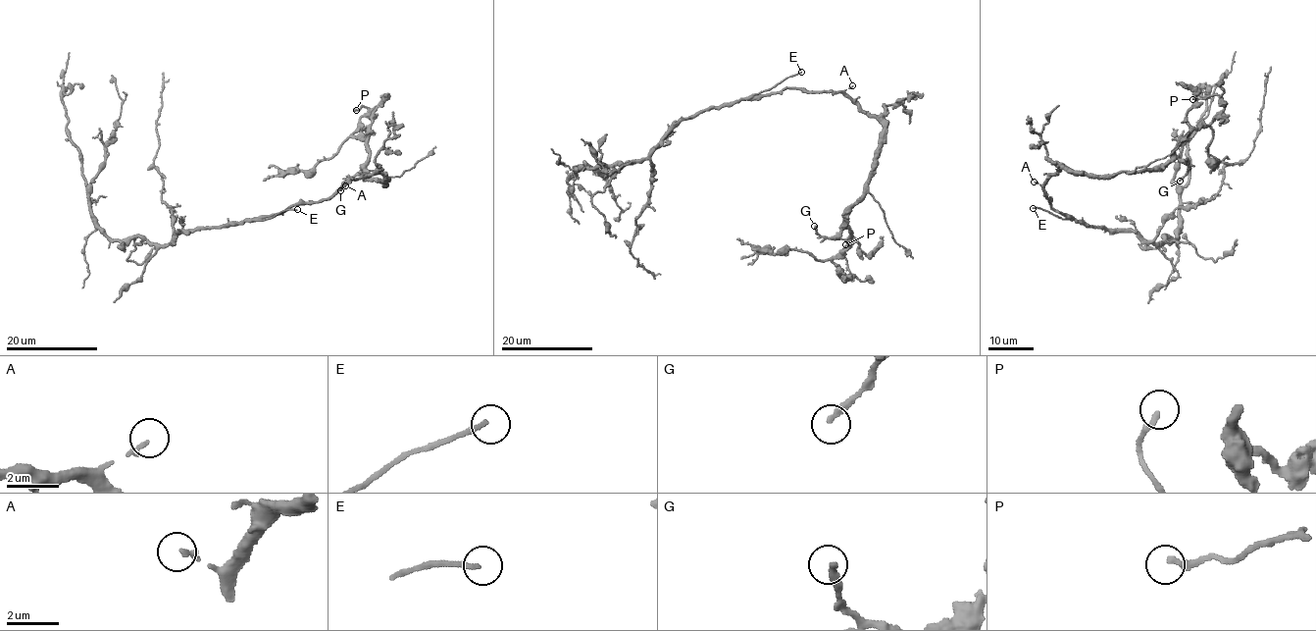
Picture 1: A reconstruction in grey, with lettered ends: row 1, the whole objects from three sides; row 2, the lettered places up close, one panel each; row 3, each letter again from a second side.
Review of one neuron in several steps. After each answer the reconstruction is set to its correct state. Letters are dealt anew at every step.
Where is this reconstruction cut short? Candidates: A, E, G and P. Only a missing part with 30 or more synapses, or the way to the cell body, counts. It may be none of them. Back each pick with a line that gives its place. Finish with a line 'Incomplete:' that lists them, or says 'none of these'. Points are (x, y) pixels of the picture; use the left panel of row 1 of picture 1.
E: place (297, 209)
Incomplete: E

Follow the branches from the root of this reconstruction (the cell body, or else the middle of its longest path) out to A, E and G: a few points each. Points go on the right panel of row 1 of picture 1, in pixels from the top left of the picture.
A: (1067, 216), (1051, 207), (1050, 200), (1043, 196), (1042, 186), (1034, 182)
E: (1067, 216), (1061, 218), (1033, 208)
G: (1067, 216), (1043, 192), (1064, 167), (1114, 176), (1179, 158), (1189, 167), (1180, 181)

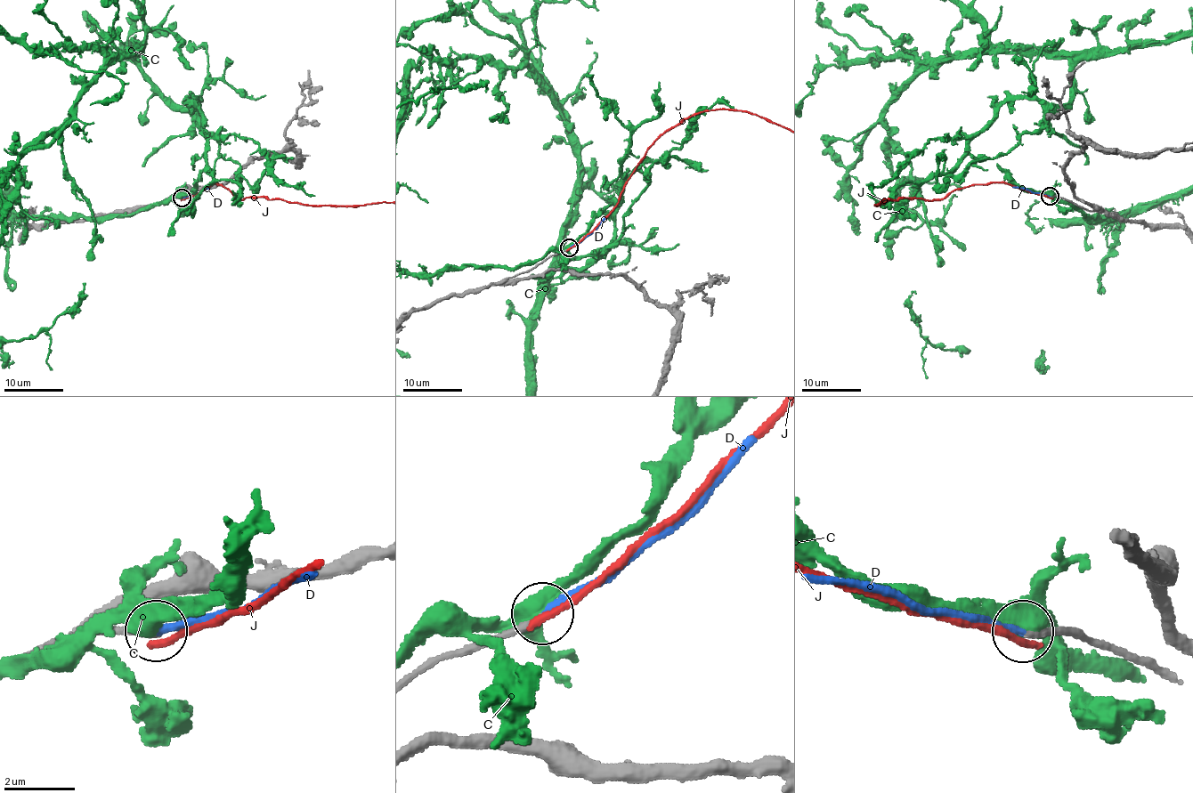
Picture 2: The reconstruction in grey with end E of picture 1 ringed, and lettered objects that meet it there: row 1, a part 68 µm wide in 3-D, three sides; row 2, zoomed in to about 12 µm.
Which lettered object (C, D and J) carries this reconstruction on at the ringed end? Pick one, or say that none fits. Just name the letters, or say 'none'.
D

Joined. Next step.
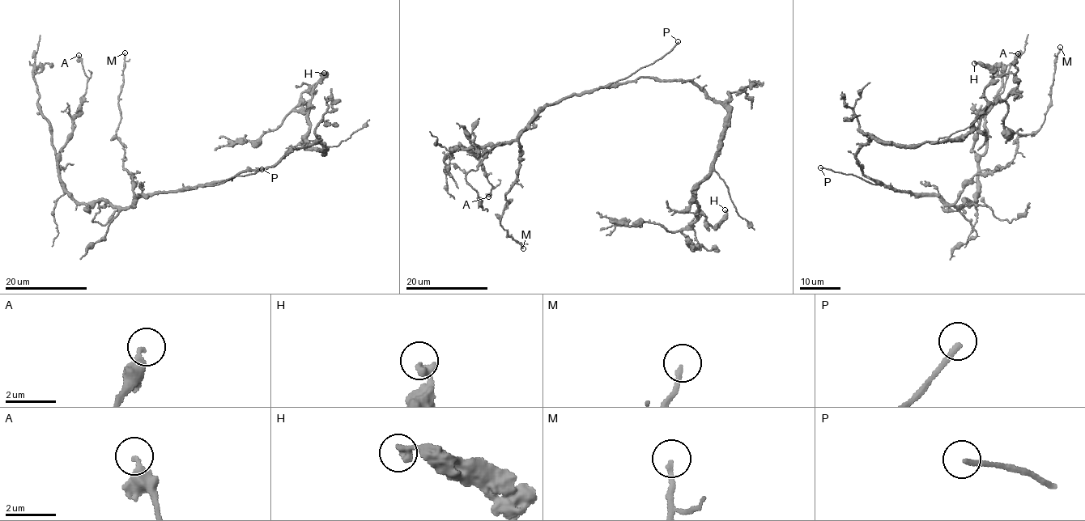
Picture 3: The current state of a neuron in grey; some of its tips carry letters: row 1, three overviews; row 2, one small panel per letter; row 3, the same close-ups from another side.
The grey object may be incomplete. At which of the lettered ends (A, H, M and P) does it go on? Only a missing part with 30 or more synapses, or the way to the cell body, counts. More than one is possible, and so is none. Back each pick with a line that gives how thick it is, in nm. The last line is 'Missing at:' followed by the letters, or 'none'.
P: 220 nm
Missing at: P

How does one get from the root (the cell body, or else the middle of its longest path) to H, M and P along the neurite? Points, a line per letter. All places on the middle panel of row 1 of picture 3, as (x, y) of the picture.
H: (618, 86), (640, 78), (684, 79), (726, 109), (720, 153), (694, 200), (696, 215), (712, 226), (725, 209)
M: (618, 86), (551, 103), (518, 137), (517, 179), (505, 195), (509, 203), (500, 222), (523, 248)
P: (618, 86), (617, 81), (661, 59), (678, 41)

